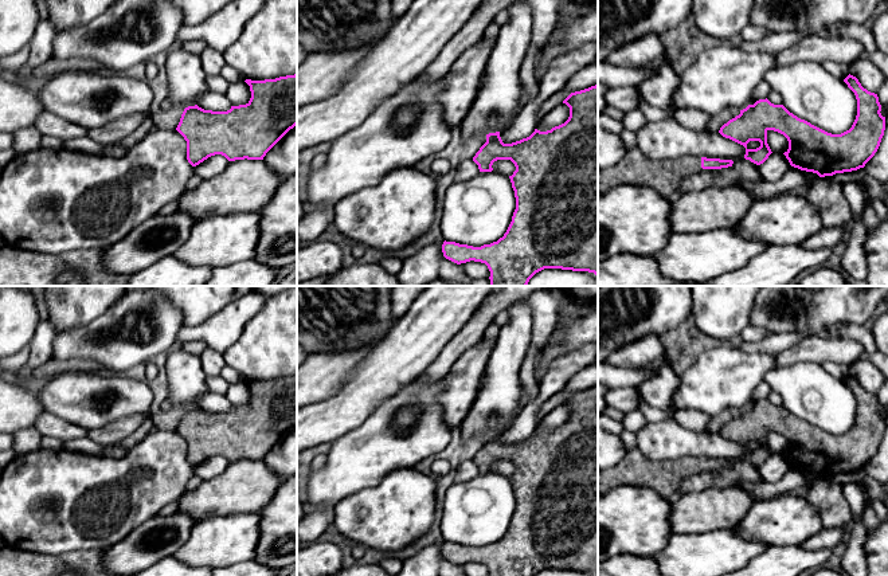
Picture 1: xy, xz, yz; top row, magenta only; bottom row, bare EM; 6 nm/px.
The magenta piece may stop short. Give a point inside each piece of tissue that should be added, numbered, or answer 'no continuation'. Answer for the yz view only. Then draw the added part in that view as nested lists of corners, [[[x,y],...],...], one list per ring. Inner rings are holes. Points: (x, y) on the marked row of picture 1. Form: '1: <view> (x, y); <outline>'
1: yz (665, 175); [[[634,146],[627,149],[618,164],[598,171],[598,191],[605,193],[614,187],[630,184],[653,188],[664,197],[677,200],[682,195],[680,183],[701,171],[700,156],[649,160]]]

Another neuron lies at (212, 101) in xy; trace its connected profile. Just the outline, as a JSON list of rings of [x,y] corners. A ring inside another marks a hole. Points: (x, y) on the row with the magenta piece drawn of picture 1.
[[[207,91],[199,97],[197,106],[204,110],[227,111],[232,105],[226,94]]]

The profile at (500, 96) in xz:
[[[527,0],[512,1],[506,11],[510,17],[498,30],[484,86],[459,125],[466,137],[501,132],[515,118],[520,103],[520,67],[529,47],[533,20]]]

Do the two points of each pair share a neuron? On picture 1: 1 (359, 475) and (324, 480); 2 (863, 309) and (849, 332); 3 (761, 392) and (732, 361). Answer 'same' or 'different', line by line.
1: same
2: different
3: different

